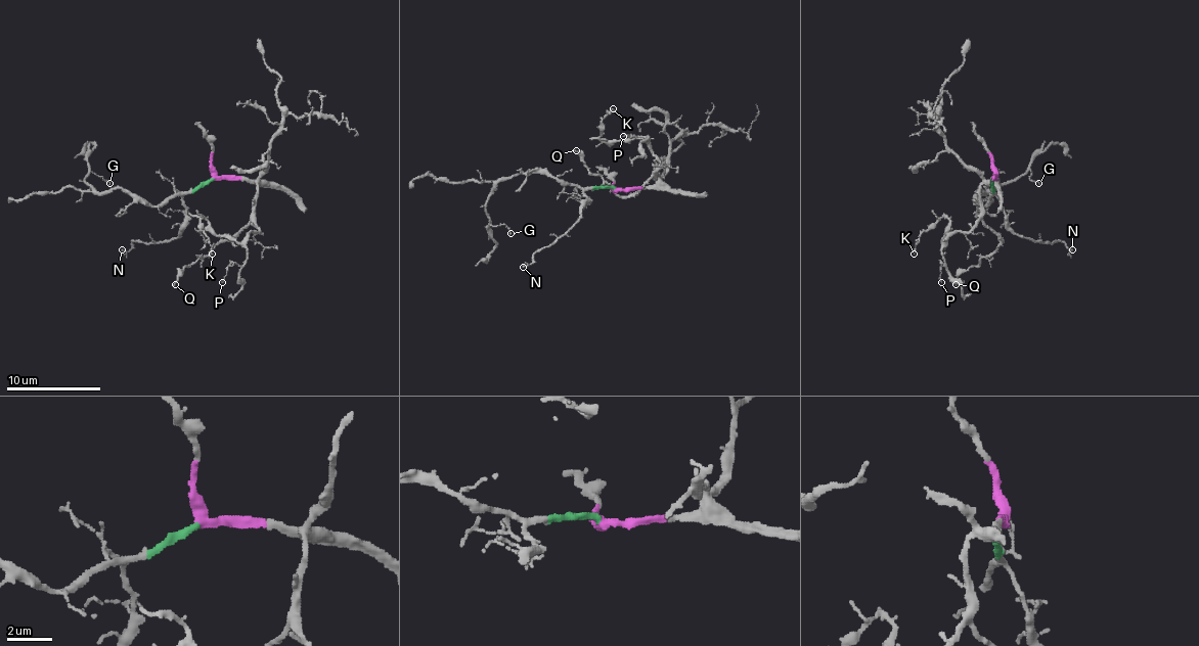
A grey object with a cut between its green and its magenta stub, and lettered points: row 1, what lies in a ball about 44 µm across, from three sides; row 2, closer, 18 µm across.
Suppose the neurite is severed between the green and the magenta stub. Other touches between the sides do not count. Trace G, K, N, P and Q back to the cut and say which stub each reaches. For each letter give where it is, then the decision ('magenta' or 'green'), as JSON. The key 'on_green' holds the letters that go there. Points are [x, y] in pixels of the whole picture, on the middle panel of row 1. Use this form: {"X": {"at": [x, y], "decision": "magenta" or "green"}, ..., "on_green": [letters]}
{"G": {"at": [511, 233], "decision": "green"}, "K": {"at": [613, 108], "decision": "magenta"}, "N": {"at": [523, 267], "decision": "green"}, "P": {"at": [623, 136], "decision": "magenta"}, "Q": {"at": [576, 150], "decision": "magenta"}, "on_green": ["G", "N"]}

